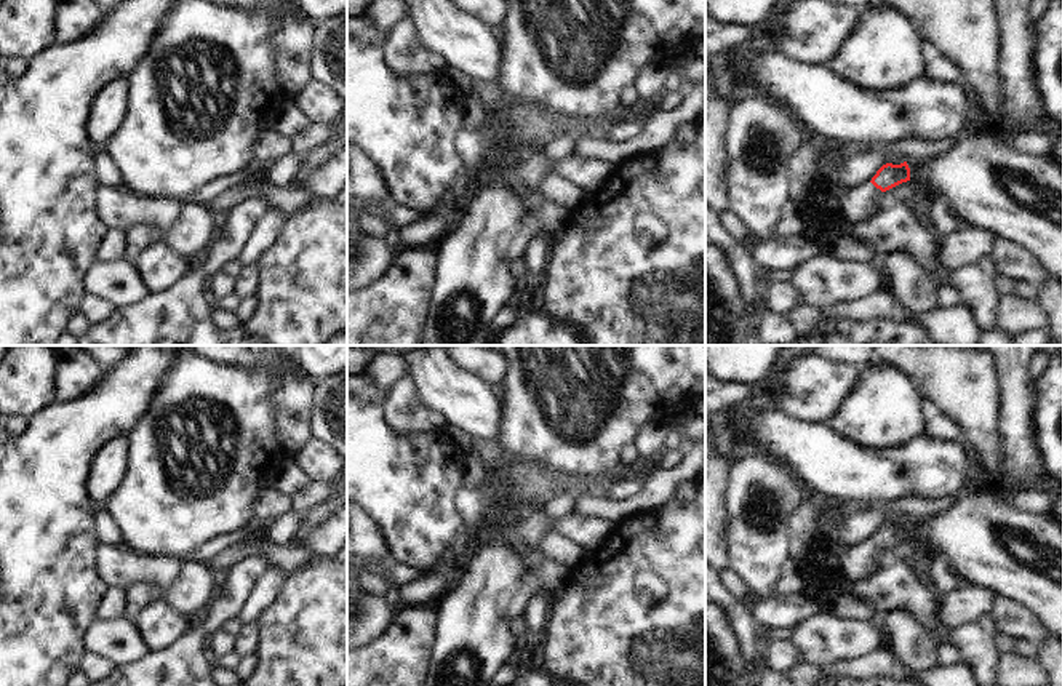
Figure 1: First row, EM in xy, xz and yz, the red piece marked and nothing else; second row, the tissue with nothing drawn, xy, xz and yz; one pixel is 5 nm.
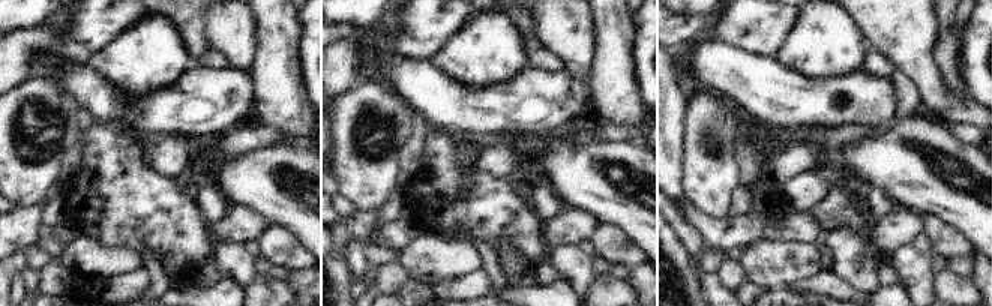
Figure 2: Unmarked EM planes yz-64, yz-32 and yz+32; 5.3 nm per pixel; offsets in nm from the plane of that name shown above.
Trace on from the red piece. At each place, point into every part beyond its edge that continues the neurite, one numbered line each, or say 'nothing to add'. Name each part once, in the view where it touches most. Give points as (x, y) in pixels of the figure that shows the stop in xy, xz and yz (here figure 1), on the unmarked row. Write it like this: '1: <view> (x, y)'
1: yz (862, 562)

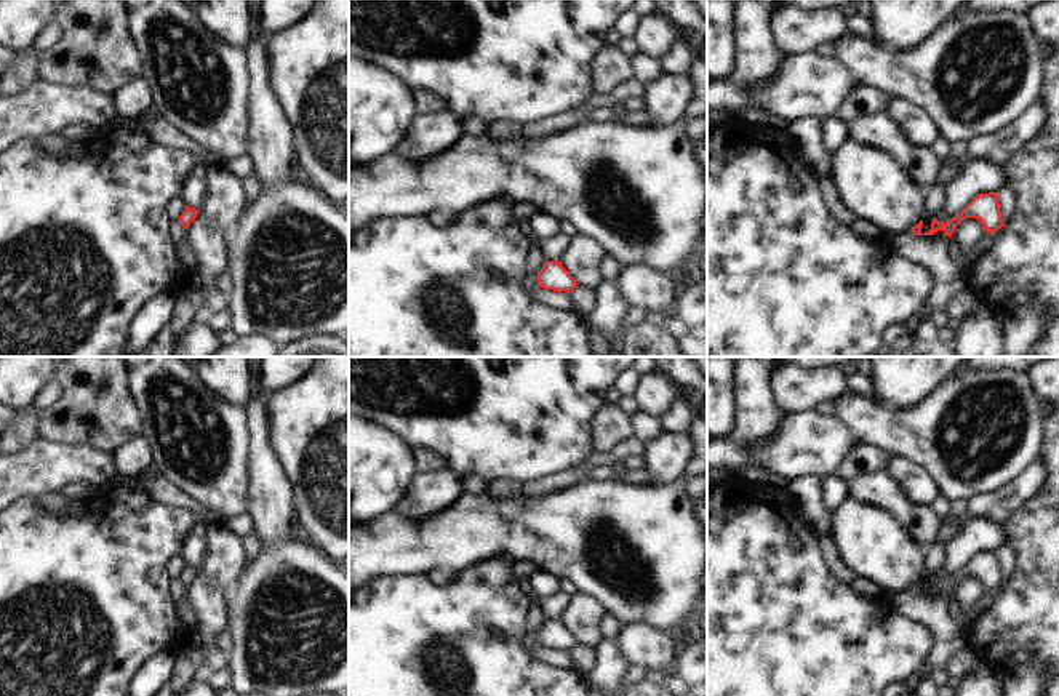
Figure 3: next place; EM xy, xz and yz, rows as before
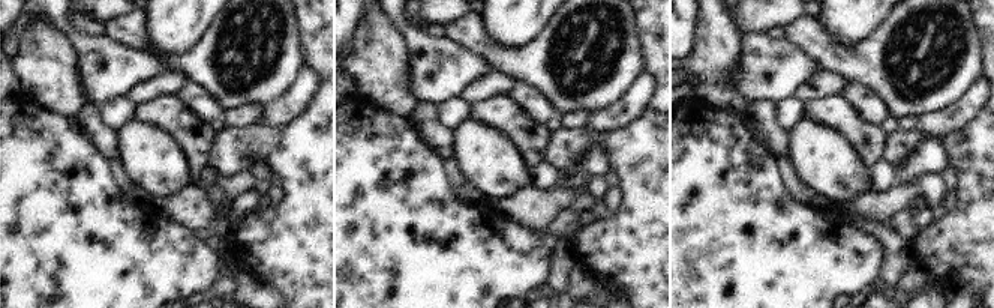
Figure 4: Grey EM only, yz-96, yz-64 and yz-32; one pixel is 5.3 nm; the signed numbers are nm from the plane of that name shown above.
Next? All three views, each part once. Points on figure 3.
nothing to add

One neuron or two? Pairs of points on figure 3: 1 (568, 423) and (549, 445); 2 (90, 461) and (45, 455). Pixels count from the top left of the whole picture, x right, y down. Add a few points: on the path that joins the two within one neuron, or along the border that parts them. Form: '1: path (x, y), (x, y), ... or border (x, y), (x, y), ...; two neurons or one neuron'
1: path (563, 428), (551, 440); one neuron
2: path (79, 461), (56, 461); one neuron

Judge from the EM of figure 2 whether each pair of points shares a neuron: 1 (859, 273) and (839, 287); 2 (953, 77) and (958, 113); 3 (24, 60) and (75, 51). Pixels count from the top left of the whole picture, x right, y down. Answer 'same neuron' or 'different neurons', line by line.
1: different neurons
2: different neurons
3: different neurons

